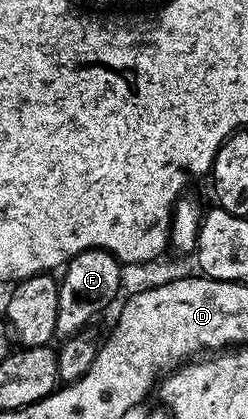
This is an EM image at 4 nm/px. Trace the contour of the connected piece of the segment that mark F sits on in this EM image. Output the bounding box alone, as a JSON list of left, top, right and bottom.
[54,249,123,341]

